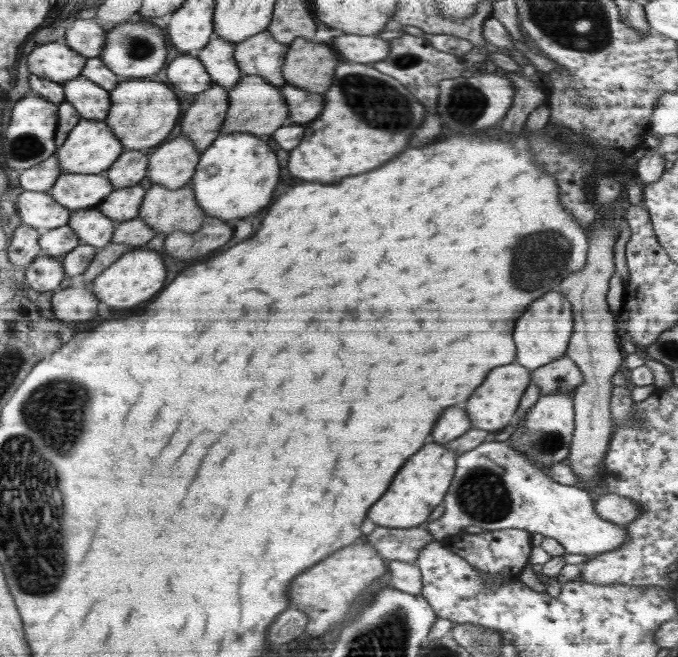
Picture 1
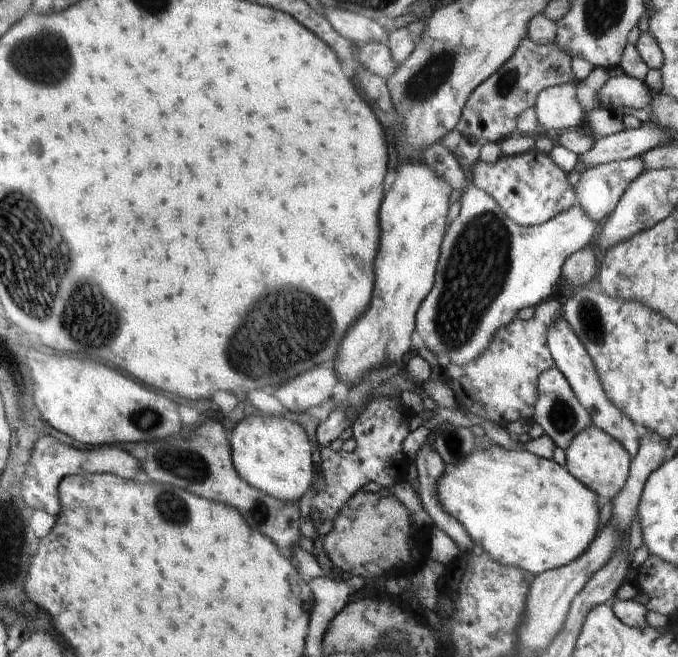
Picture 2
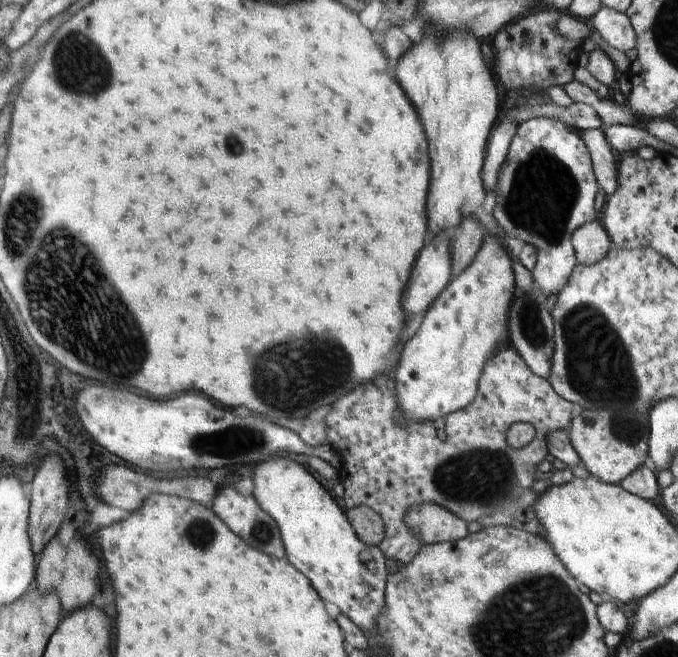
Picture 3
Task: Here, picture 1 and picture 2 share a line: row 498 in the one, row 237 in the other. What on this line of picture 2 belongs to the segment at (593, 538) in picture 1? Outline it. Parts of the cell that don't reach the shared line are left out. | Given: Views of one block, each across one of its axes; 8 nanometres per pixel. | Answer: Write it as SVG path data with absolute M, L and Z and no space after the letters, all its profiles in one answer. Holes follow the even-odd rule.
M476 185L466 188L461 197L460 211L456 219L447 226L443 241L440 247L440 256L435 272L435 281L432 290L428 293L428 296L422 301L420 308L415 316L415 330L421 336L426 348L431 350L434 354L446 354L450 358L451 363L454 365L468 364L485 351L485 348L489 346L490 340L493 339L494 333L505 327L513 318L516 313L522 308L527 306L536 307L542 301L548 299L552 290L555 289L555 285L558 282L561 274L561 270L565 260L573 255L575 252L592 246L592 242L596 238L598 230L602 222L596 222L589 219L588 215L585 215L585 210L581 207L581 204L575 202L572 207L568 207L565 211L557 214L554 218L548 220L541 225L534 225L531 227L523 227L517 225L513 220L510 220L506 213L498 206L498 203L494 200L492 195L489 195L484 189L478 188Z

